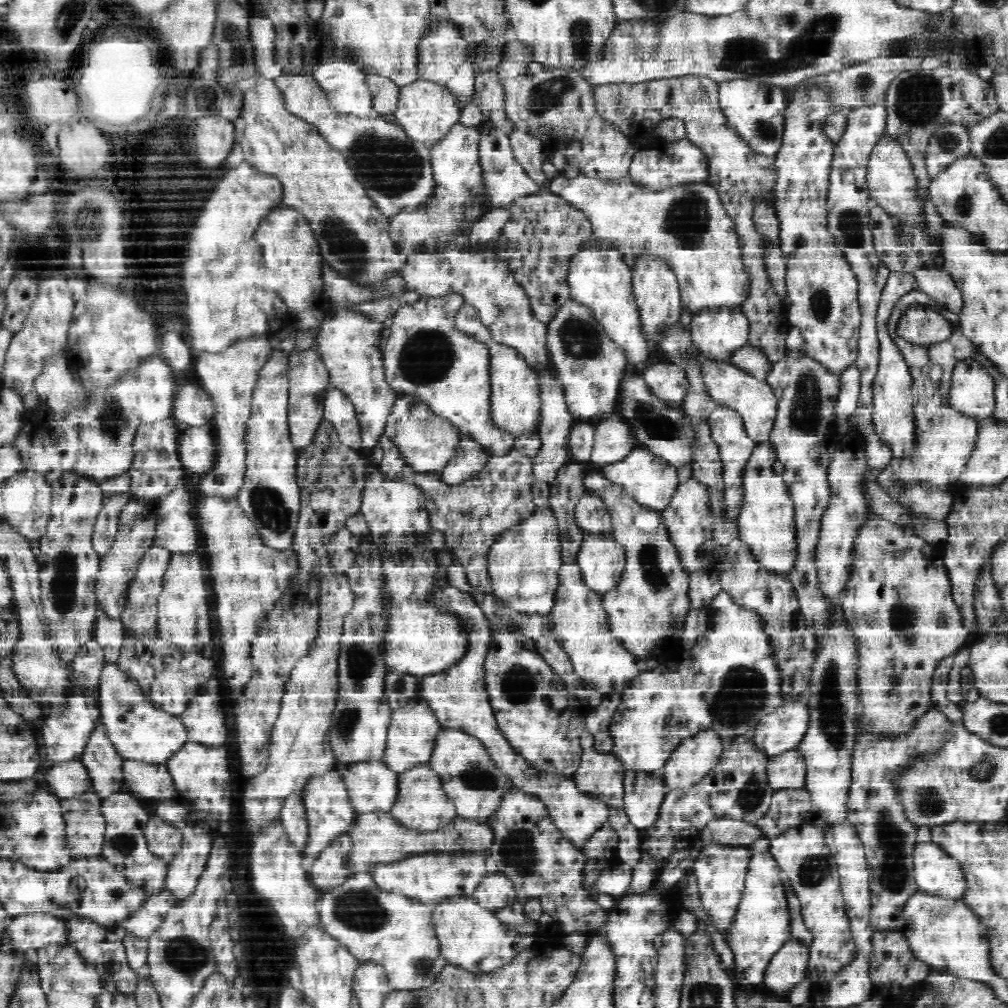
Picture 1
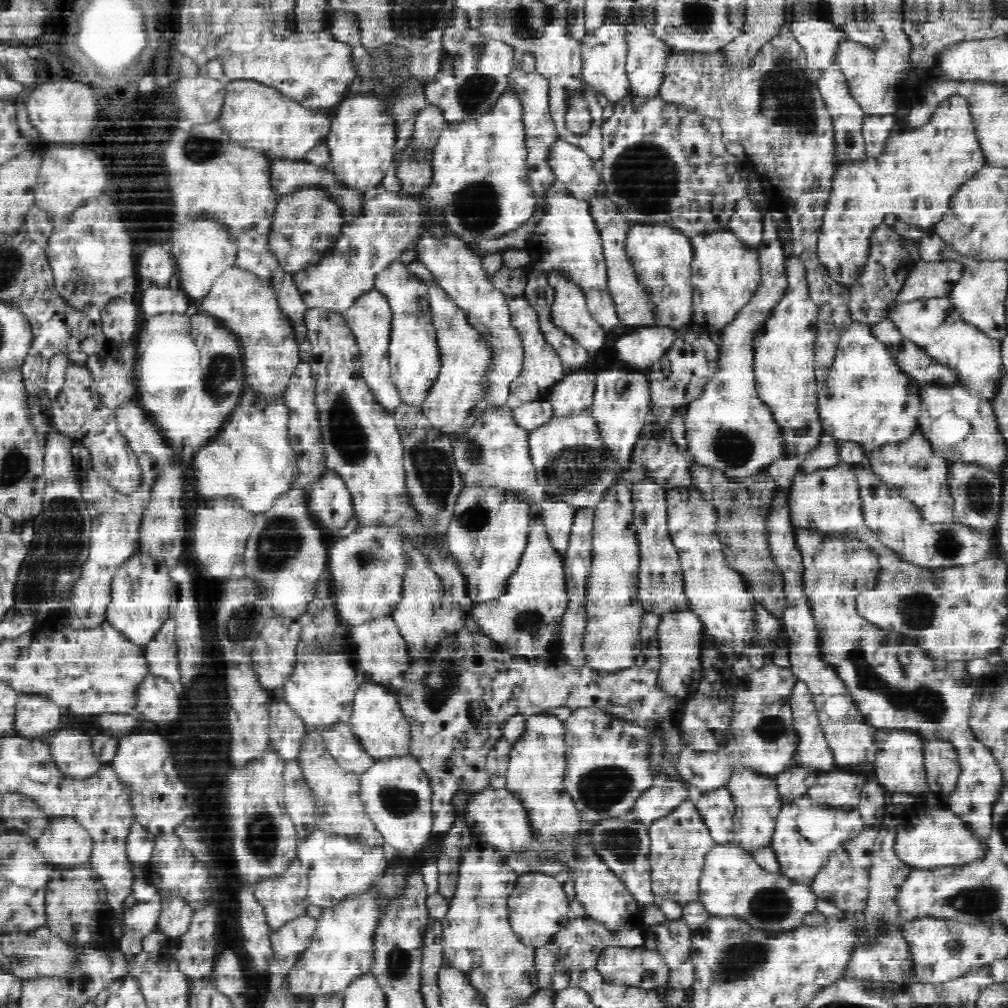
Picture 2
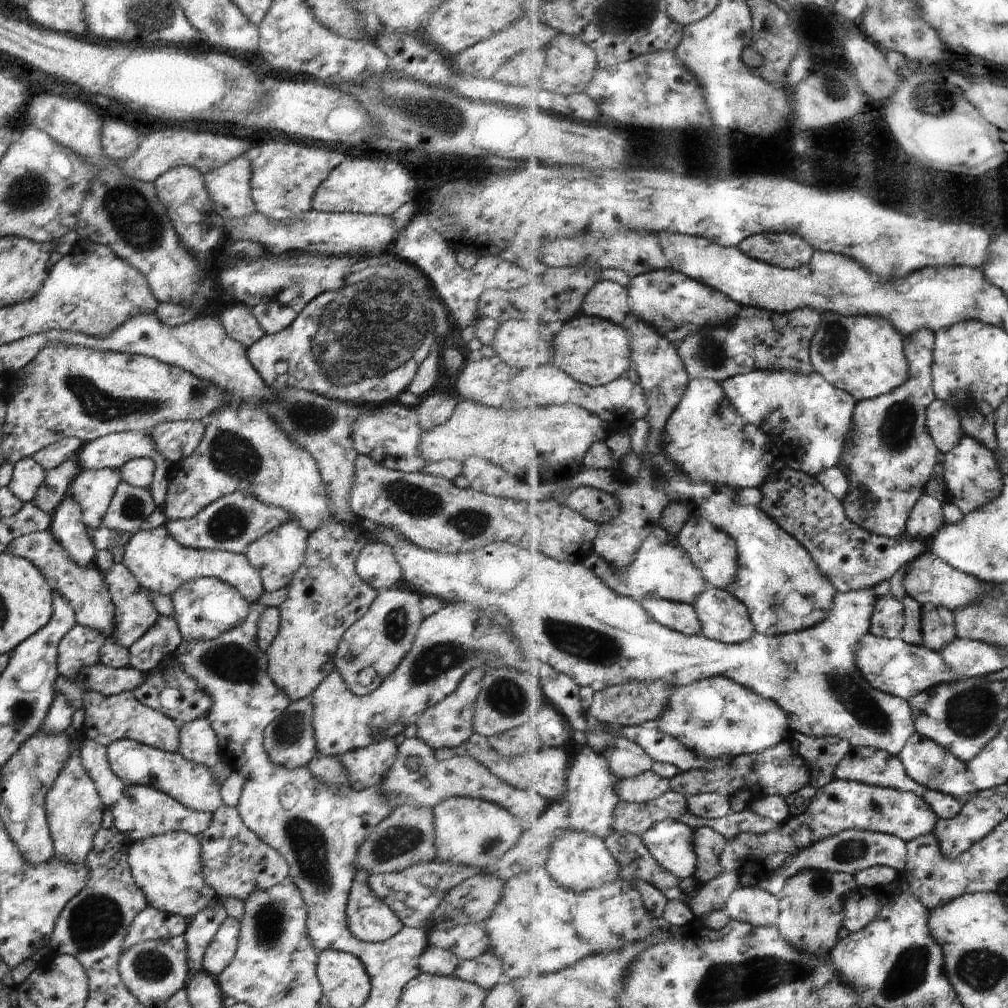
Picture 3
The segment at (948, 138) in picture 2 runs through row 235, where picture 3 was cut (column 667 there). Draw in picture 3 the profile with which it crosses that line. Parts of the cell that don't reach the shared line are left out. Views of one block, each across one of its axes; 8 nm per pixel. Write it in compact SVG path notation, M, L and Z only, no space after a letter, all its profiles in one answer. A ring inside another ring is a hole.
M667 819L650 828L642 838L659 865L685 879L695 876L699 862L693 833L688 824ZM546 867L524 870L506 880L501 898L497 900L491 916L481 922L487 934L488 948L493 956L499 958L503 977L508 980L543 976L569 968L573 964L611 950L619 950L625 944L635 944L647 940L655 932L668 926L662 917L649 914L643 906L641 894L628 880L619 879L613 884L601 885L587 892L573 892L561 886L547 872Z

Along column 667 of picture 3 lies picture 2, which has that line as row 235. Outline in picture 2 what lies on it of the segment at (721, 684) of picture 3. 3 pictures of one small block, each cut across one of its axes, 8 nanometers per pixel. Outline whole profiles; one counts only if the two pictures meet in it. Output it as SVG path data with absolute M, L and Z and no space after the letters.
M722 230L716 232L716 236L696 236L691 239L694 256L692 259L692 284L693 292L693 319L702 325L708 332L719 334L731 324L736 316L748 305L755 296L760 284L760 263L758 262L756 249L746 246L732 231Z

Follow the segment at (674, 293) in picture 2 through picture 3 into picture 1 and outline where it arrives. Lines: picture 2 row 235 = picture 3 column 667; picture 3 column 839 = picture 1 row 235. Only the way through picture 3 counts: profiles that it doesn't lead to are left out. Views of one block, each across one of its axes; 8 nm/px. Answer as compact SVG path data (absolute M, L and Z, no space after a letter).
M562 173L552 180L548 181L548 190L556 193L558 196L564 197L570 204L585 212L588 220L593 226L593 237L596 240L605 240L606 244L610 244L624 252L624 256L652 255L652 258L660 259L660 262L666 263L676 275L679 291L682 298L682 305L686 313L693 317L702 311L710 311L719 307L734 307L741 305L745 301L746 293L748 292L748 273L744 271L744 263L740 252L740 243L736 234L732 218L728 216L722 201L720 200L718 191L708 182L690 182L688 184L669 185L668 188L647 188L647 185L639 184L639 181L634 181L626 173L625 176L620 176L616 180L600 180L599 177L584 176L579 174L575 177L566 177Z

